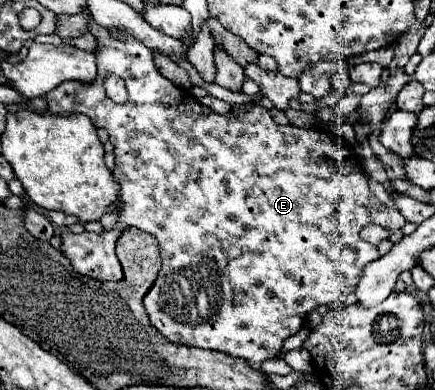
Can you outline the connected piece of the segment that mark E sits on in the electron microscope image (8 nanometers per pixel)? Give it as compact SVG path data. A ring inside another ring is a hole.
M95 20L87 22L87 30L95 36L97 40L97 78L91 86L83 86L81 82L63 82L59 84L55 90L51 90L45 98L49 104L49 112L51 114L85 114L91 118L91 122L97 128L105 128L109 132L109 142L115 146L115 168L113 168L113 176L119 182L121 188L121 200L123 200L123 208L119 212L119 220L117 226L109 232L93 234L93 232L83 232L83 234L73 234L67 232L61 236L63 246L61 252L71 260L73 268L81 274L87 274L91 278L99 278L99 280L121 280L123 272L121 272L121 264L115 256L115 244L121 238L121 232L135 226L151 236L157 238L159 242L159 252L161 252L161 270L157 274L155 284L149 288L149 292L143 298L143 306L149 314L149 320L153 324L153 328L165 336L169 342L175 344L185 344L185 346L195 346L195 348L207 348L207 350L217 350L235 358L243 358L249 362L249 366L253 370L261 370L263 360L267 358L275 358L281 354L283 342L293 336L295 332L301 330L305 316L321 306L321 304L343 304L345 298L355 292L359 278L363 274L363 268L379 258L379 252L373 244L361 240L359 232L371 222L369 220L369 212L379 206L381 202L377 200L377 196L371 192L365 170L361 168L361 162L357 158L357 154L347 148L345 144L337 142L337 138L333 138L331 134L327 134L325 130L315 130L315 128L299 128L299 126L279 126L275 124L275 120L271 118L269 110L263 106L251 106L249 110L245 110L245 114L241 118L237 118L233 114L233 108L225 114L217 114L213 110L209 110L207 106L201 106L191 94L187 94L187 90L175 86L173 82L169 82L167 78L163 78L155 64L153 64L153 52L147 50L141 42L135 42L135 38L131 38L131 34L127 34L125 30L119 30L121 36L111 34L109 28L99 26ZM107 76L121 76L127 92L129 92L129 102L127 104L115 104L111 98L107 98L105 94L105 86L103 86L103 78Z

